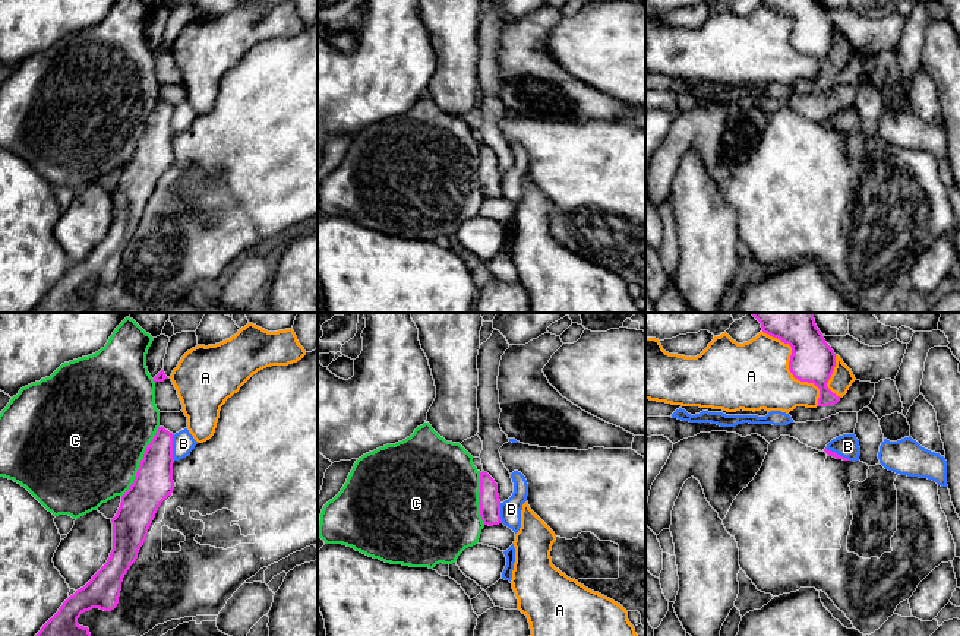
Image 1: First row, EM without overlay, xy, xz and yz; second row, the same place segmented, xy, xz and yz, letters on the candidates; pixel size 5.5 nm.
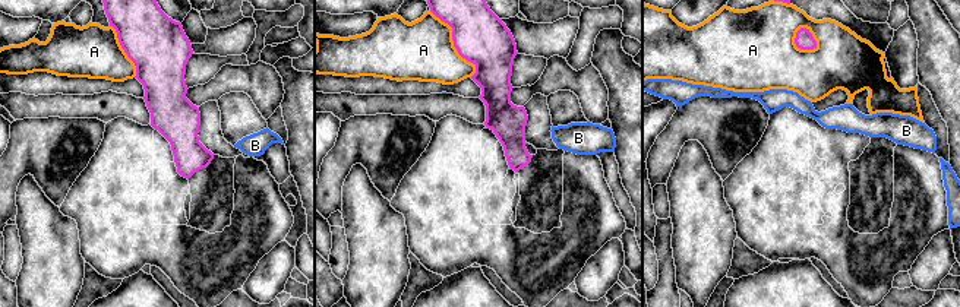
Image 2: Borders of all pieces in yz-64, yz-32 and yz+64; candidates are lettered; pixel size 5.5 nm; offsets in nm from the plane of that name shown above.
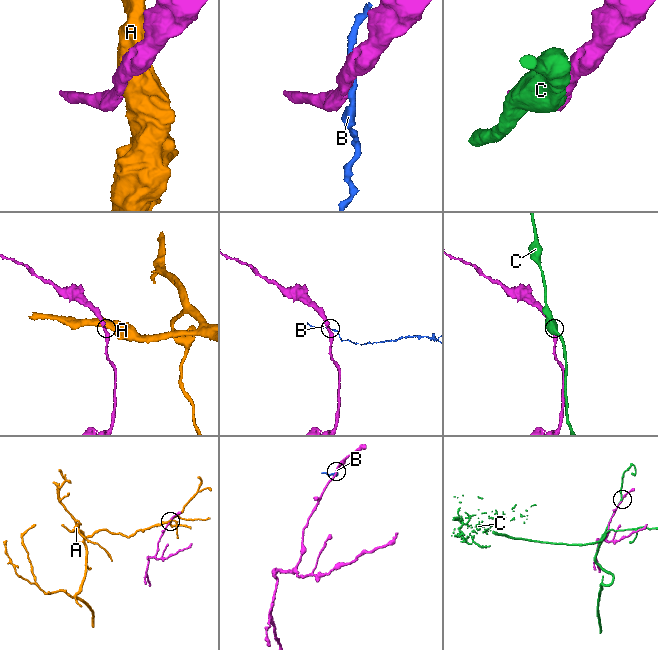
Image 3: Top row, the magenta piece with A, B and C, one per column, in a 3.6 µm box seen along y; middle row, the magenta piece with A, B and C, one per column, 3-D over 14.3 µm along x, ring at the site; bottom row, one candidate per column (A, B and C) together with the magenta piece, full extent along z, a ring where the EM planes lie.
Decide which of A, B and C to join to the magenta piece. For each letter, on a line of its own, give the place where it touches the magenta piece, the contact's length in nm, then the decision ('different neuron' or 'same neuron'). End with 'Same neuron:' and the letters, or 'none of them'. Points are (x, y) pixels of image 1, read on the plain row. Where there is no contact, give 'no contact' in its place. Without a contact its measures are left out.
A: meets magenta in yz at (789, 41); contact 500 nm long; different neuron
B: meets magenta in xy at (171, 120); contact 140 nm long; different neuron
C: meets magenta in xy at (141, 133); contact 440 nm long; different neuron
Same neuron: none of them

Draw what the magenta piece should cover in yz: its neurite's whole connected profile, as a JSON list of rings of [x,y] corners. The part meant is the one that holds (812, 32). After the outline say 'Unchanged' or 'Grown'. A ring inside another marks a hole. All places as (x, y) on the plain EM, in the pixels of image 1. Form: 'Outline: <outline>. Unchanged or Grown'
Outline: [[[762,0],[762,4],[792,19],[789,42],[795,51],[820,61],[818,79],[840,73],[827,60],[836,39],[836,26],[818,0]]]. Unchanged

